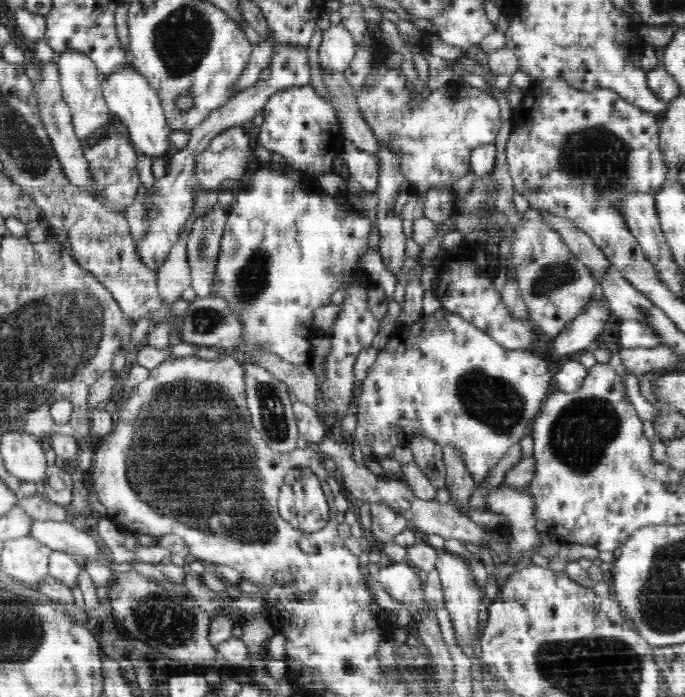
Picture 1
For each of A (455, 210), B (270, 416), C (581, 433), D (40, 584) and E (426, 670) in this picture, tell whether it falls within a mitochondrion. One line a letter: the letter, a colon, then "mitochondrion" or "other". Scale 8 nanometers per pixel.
A: other
B: mitochondrion
C: mitochondrion
D: other
E: other

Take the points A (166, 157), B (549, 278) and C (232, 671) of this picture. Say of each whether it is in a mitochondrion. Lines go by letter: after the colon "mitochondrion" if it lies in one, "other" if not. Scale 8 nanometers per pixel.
A: other
B: mitochondrion
C: other

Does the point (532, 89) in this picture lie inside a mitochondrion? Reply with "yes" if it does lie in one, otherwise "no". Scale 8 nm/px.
no

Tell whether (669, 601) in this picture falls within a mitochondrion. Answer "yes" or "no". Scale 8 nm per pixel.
yes

